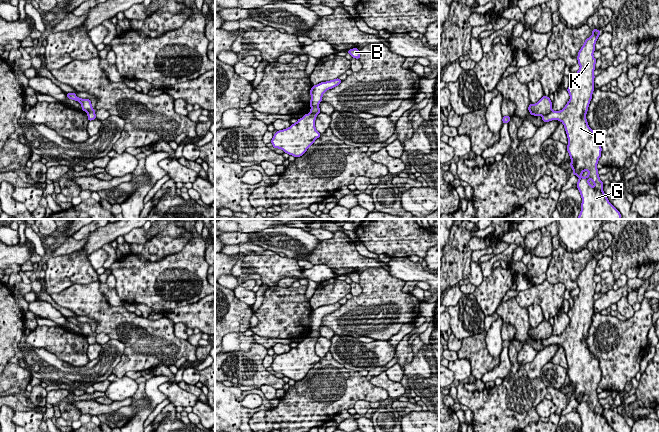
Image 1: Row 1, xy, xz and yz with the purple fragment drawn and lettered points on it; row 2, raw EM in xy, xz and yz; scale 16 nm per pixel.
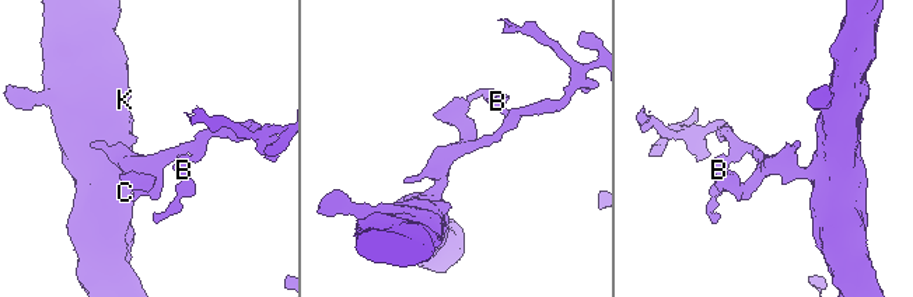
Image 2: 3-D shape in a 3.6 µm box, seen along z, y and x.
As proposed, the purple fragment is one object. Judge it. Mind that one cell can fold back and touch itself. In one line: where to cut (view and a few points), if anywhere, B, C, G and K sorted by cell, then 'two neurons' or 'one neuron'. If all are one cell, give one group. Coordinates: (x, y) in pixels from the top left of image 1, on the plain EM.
cut in yz along (552, 334), (543, 340); B / C G K; two neurons

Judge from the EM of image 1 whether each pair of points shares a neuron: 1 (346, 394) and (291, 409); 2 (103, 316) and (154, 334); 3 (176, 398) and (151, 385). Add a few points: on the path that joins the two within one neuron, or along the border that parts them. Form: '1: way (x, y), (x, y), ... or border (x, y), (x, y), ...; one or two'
1: way (332, 404), (308, 404), (305, 406); one
2: way (116, 321), (141, 334); one
3: border (166, 381), (159, 386), (159, 390), (167, 398); two

